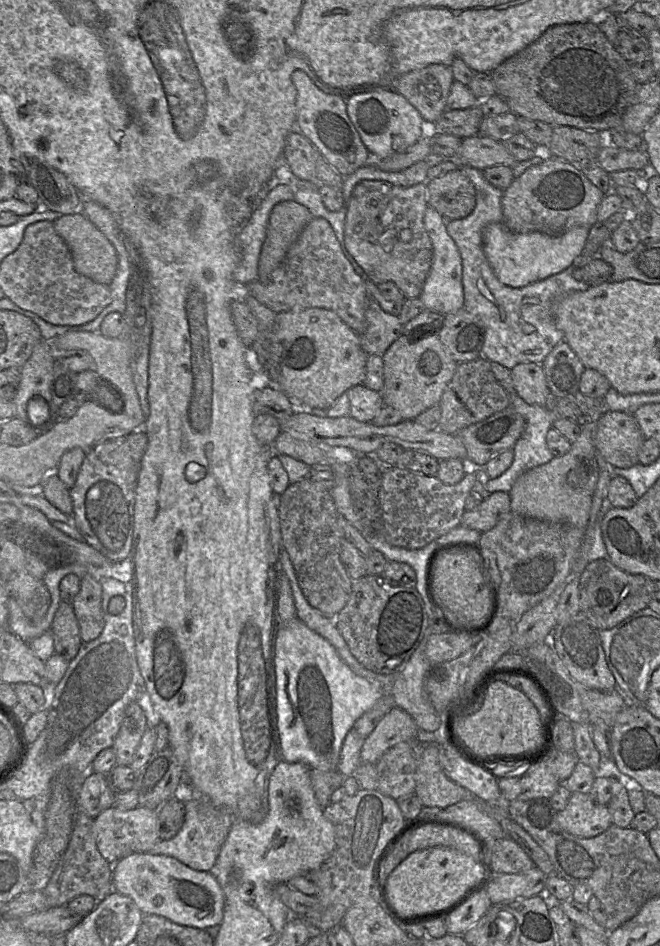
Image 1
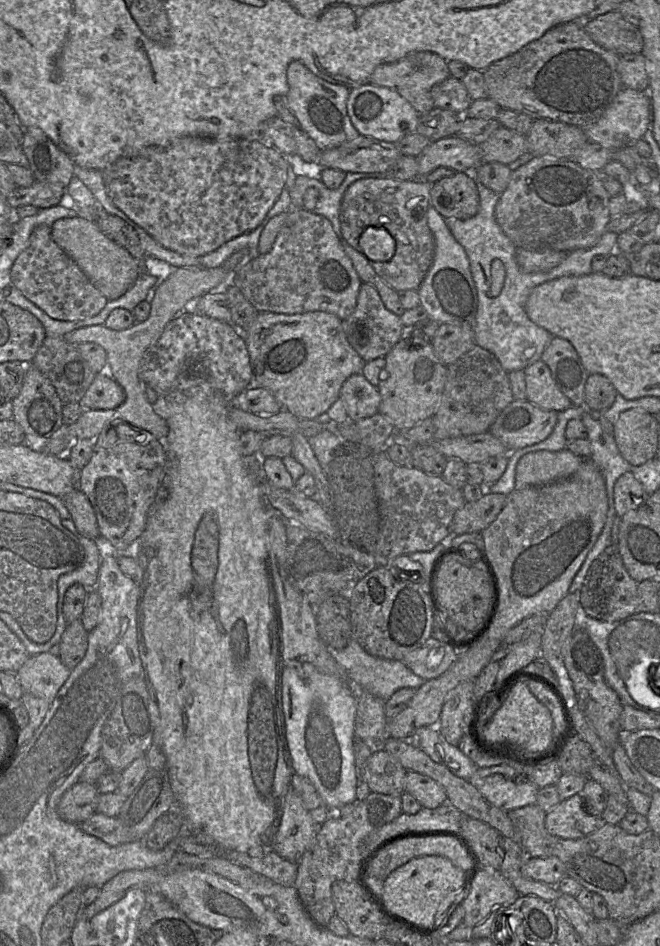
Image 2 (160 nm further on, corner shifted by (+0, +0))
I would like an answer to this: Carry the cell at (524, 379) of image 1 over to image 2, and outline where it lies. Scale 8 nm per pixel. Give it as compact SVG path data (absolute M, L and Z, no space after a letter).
M538 360L524 370L527 401L547 411L564 411L573 407L557 387L549 367Z

